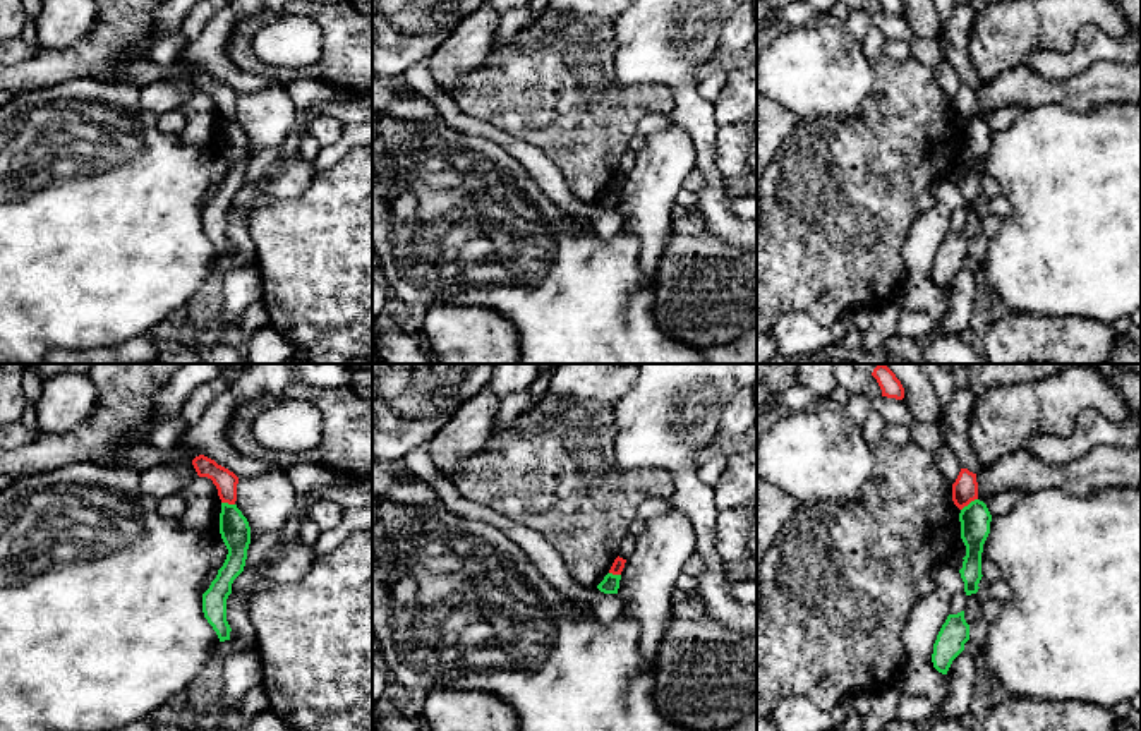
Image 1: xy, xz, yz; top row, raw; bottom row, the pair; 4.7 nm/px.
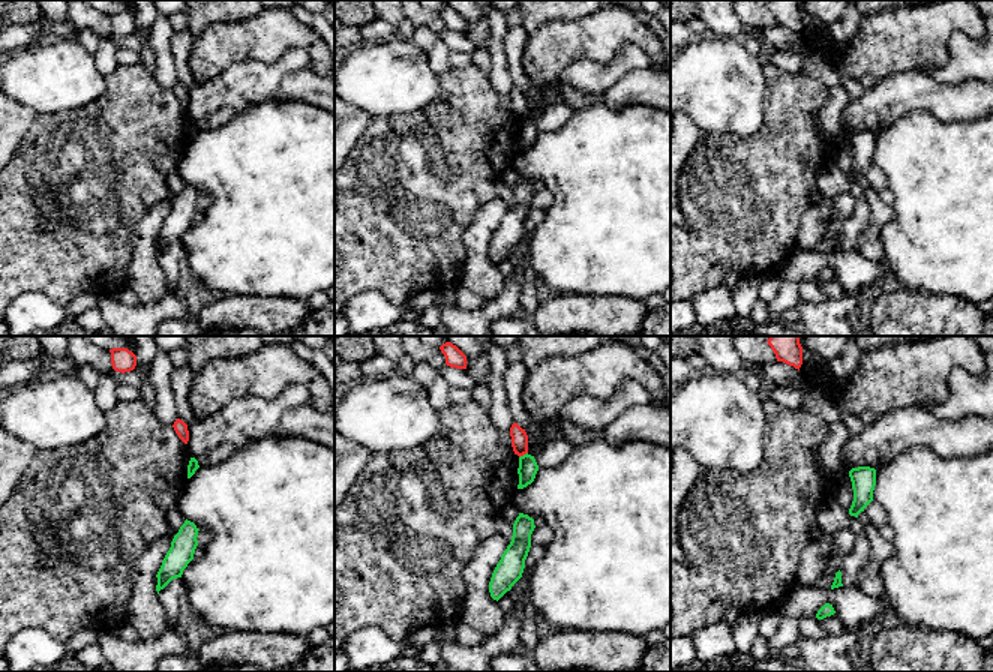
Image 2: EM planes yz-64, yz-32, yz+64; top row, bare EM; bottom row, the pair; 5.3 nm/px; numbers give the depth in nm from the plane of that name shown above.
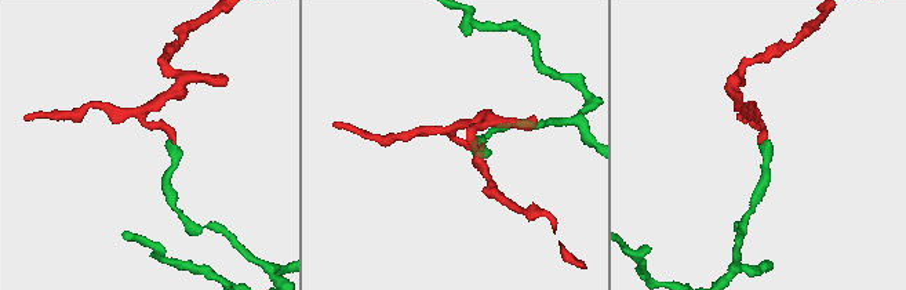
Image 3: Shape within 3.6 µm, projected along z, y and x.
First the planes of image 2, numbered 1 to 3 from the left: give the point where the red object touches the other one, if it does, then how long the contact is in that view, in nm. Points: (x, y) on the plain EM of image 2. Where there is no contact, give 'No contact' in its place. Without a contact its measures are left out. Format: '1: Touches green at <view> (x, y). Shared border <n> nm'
1: No contact
2: Touches green at yz-32 (524, 119). Shared border 60 nm
3: No contact

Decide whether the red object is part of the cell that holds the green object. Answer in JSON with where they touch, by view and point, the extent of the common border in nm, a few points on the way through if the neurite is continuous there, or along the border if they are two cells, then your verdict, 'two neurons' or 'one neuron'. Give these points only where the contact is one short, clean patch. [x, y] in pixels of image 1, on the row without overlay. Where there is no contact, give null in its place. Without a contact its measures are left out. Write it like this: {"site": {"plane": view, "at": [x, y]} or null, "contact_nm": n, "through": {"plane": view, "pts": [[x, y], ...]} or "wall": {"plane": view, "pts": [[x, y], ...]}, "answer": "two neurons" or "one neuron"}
{"site": {"plane": "yz", "at": [970, 119]}, "contact_nm": 100, "wall": {"plane": "yz", "pts": [[977, 114], [961, 126]]}, "answer": "two neurons"}

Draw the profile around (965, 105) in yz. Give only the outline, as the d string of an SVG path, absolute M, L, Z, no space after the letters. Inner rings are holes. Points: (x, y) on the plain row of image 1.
M961 84L956 98L952 100L952 117L959 125L963 125L975 115L978 115L976 89L968 84Z

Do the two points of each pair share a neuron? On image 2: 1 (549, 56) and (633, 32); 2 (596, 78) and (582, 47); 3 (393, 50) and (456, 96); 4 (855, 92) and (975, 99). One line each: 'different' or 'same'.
1: same
2: different
3: different
4: different

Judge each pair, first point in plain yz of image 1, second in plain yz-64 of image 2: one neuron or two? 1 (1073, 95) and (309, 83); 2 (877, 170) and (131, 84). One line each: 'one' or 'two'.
1: one
2: one

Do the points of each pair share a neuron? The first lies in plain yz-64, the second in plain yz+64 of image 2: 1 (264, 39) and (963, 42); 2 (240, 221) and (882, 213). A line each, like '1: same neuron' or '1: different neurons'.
1: different neurons
2: different neurons

